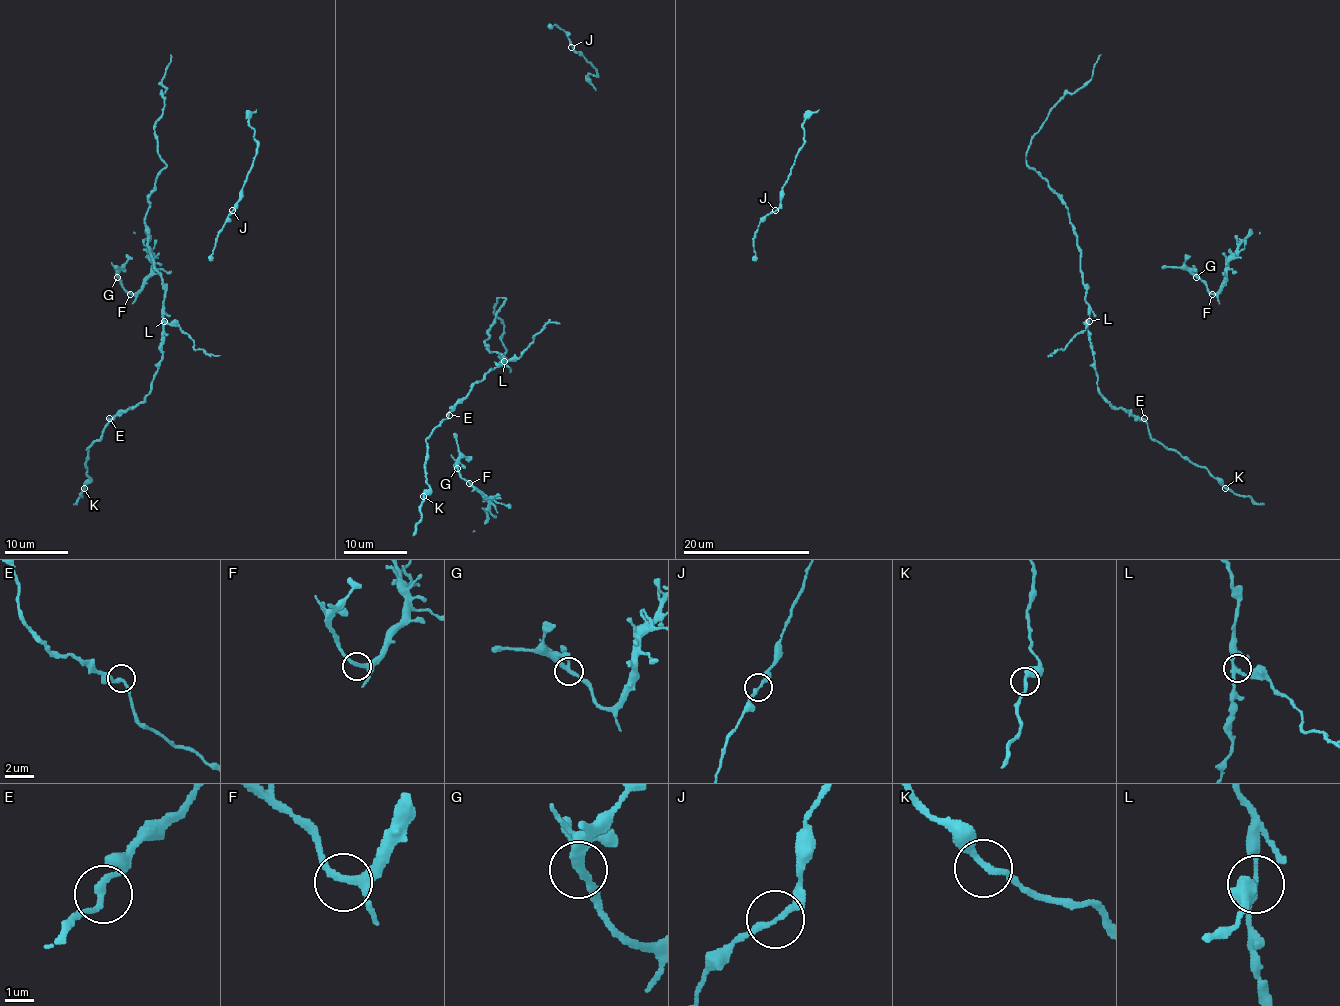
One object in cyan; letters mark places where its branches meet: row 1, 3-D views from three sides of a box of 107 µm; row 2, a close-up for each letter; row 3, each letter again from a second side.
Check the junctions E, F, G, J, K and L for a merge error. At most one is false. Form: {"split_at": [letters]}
{"split_at": ["L"]}

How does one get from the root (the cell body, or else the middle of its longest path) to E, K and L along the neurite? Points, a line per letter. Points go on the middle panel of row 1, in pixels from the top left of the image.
E: (492, 326), (484, 342), (490, 351), (496, 351), (504, 358), (500, 366), (471, 388), (449, 415)
K: (492, 326), (484, 342), (490, 351), (504, 358), (428, 437), (425, 475), (430, 488), (423, 496)
L: (492, 326), (484, 342), (490, 351), (500, 353), (504, 361)

